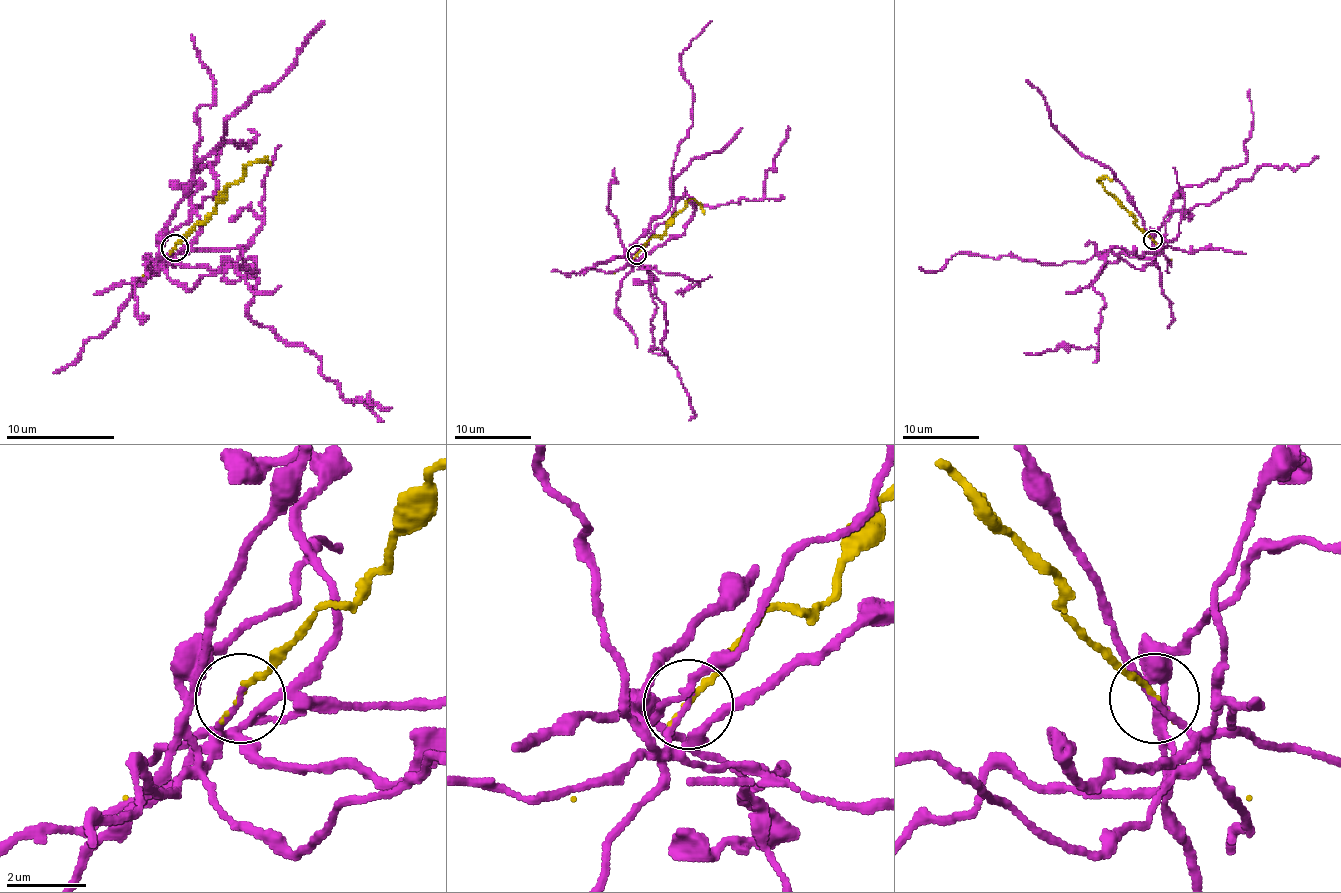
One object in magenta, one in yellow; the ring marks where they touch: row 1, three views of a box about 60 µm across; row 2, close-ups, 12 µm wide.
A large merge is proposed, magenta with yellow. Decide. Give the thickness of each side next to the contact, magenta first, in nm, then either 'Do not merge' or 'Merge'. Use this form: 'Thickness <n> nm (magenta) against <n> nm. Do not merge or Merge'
Thickness 140 nm (magenta) against 130 nm. Do not merge

